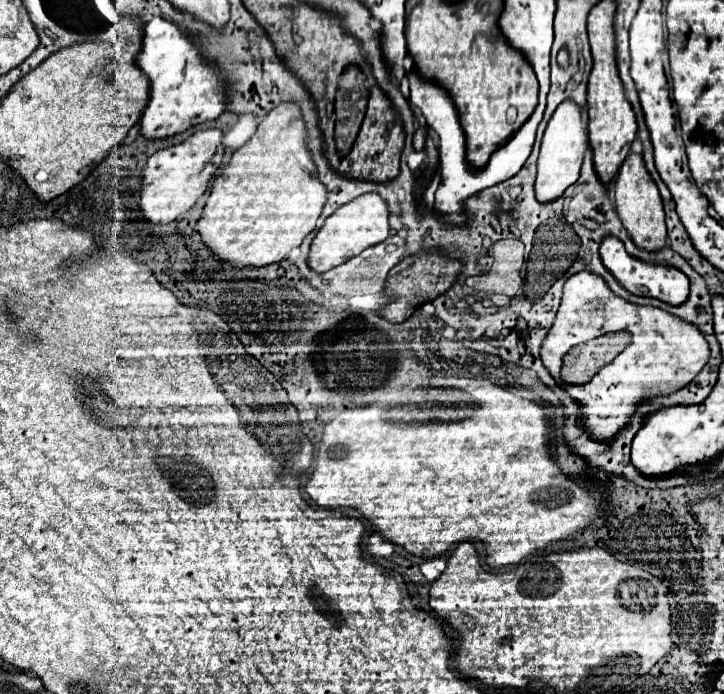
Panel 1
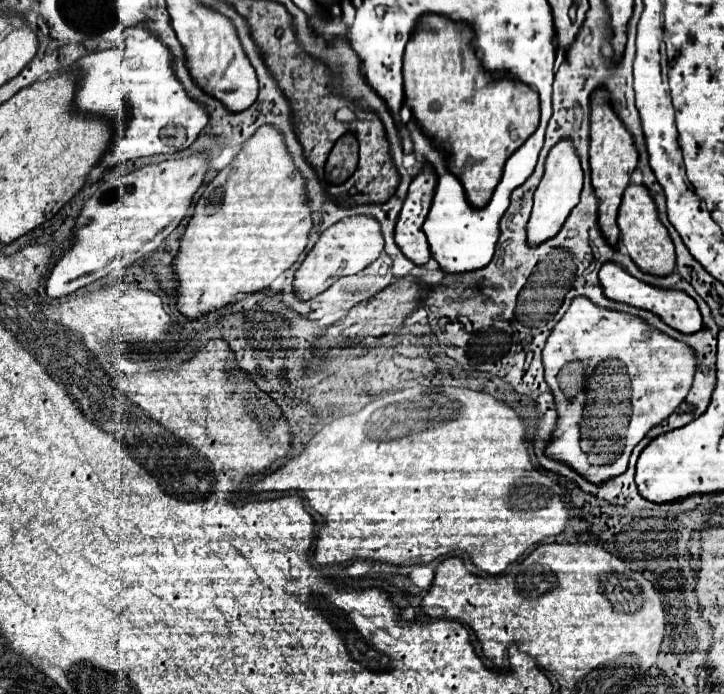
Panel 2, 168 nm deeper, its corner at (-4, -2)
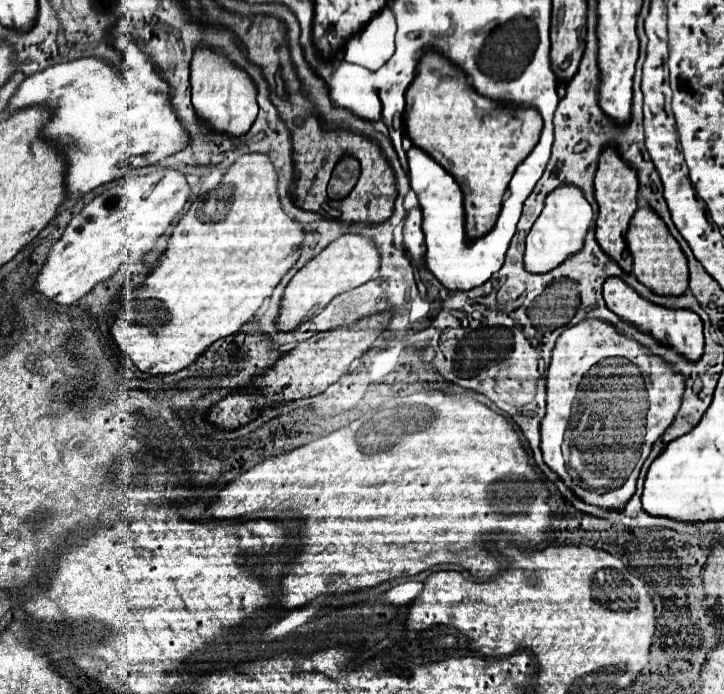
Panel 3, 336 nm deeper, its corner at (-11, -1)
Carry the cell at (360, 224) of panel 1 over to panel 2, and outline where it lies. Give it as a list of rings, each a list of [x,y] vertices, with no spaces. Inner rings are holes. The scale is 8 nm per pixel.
[[[352,216],[336,222],[330,226],[316,242],[316,246],[308,252],[306,260],[300,264],[300,268],[294,274],[294,294],[300,300],[310,300],[318,294],[322,294],[336,278],[352,276],[364,270],[364,266],[370,266],[384,248],[384,238],[380,232],[380,224],[374,218],[368,216]]]

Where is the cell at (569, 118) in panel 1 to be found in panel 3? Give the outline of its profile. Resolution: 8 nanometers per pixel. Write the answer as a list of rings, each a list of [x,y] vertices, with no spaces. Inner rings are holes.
[[[571,183],[559,185],[557,189],[553,189],[547,195],[545,207],[527,235],[525,269],[531,273],[545,273],[551,267],[557,267],[571,253],[575,253],[583,247],[585,233],[591,225],[593,225],[593,211],[591,211],[589,201],[583,197],[583,191]]]

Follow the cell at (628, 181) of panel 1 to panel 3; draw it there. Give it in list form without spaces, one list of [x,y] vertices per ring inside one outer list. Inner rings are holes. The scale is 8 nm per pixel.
[[[643,205],[635,211],[635,217],[631,217],[629,229],[627,229],[627,247],[633,255],[633,273],[635,277],[653,289],[659,295],[681,295],[685,293],[689,285],[689,271],[687,271],[687,259],[675,241],[675,237],[669,233],[663,219],[649,207]]]

